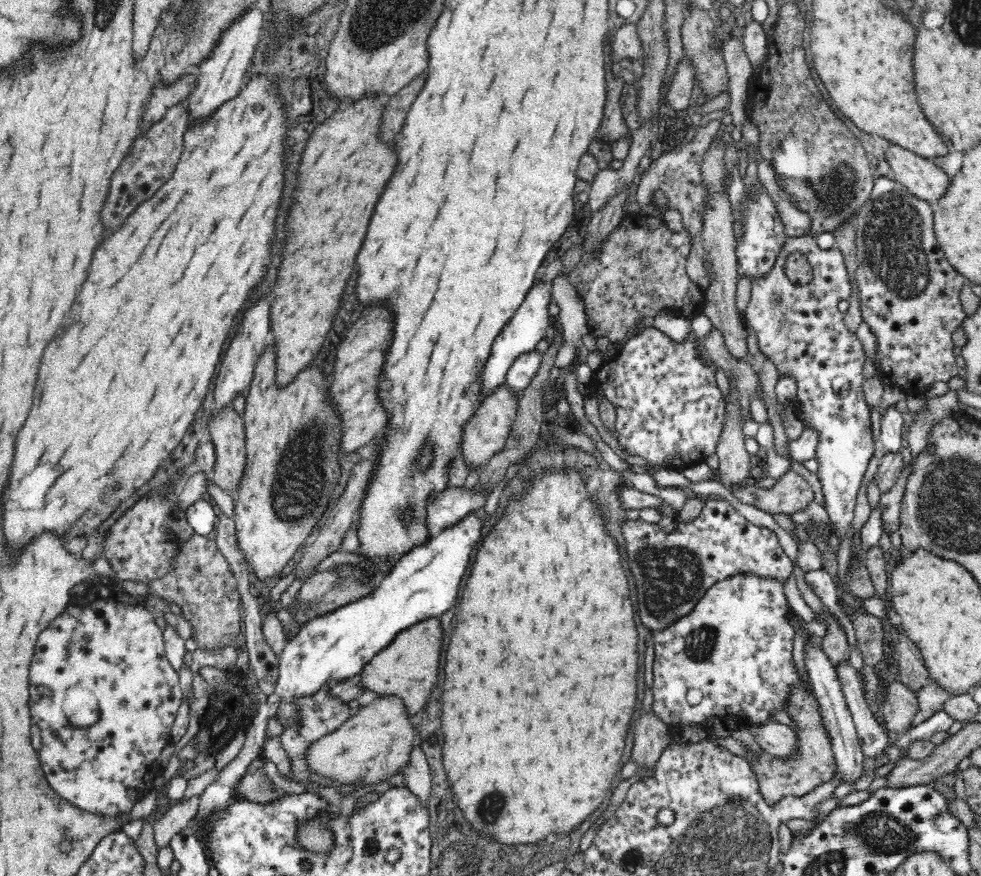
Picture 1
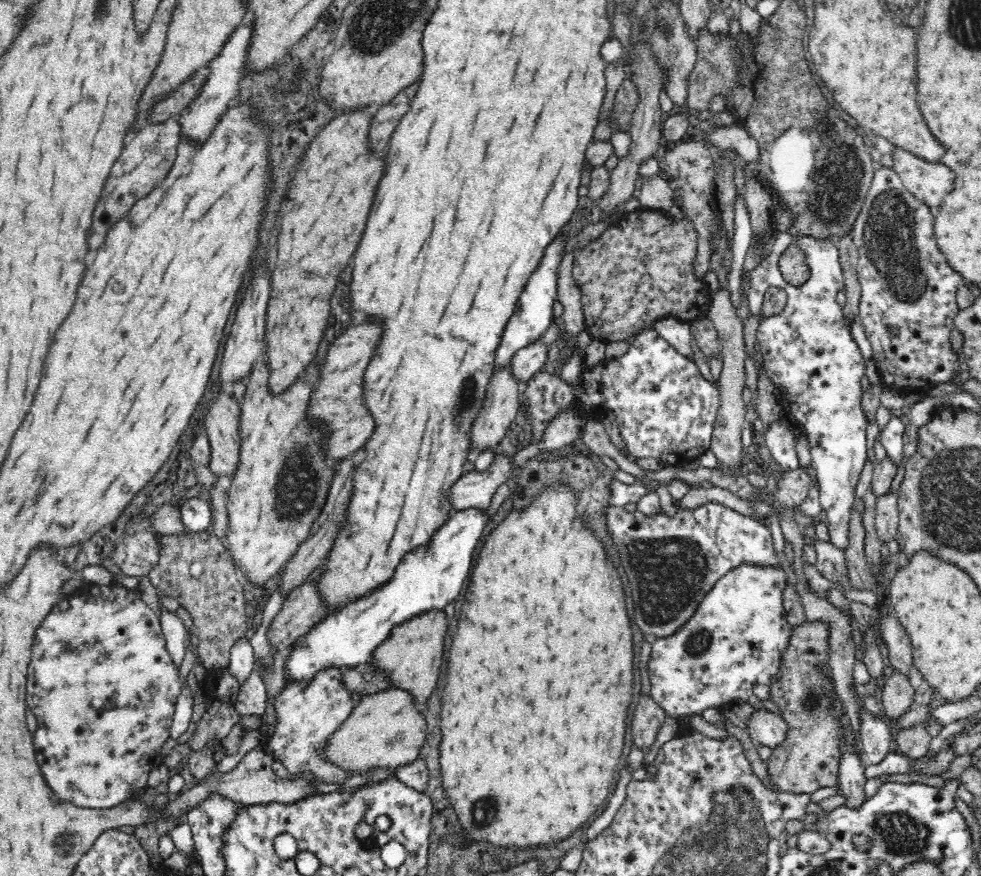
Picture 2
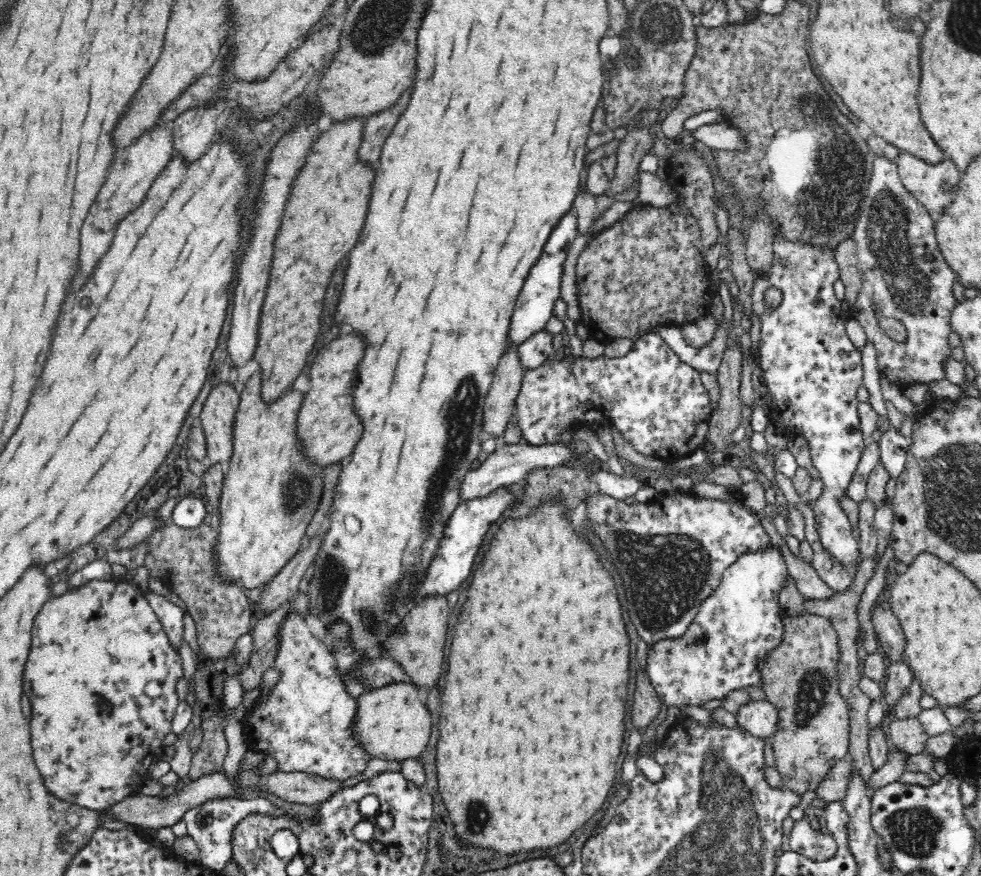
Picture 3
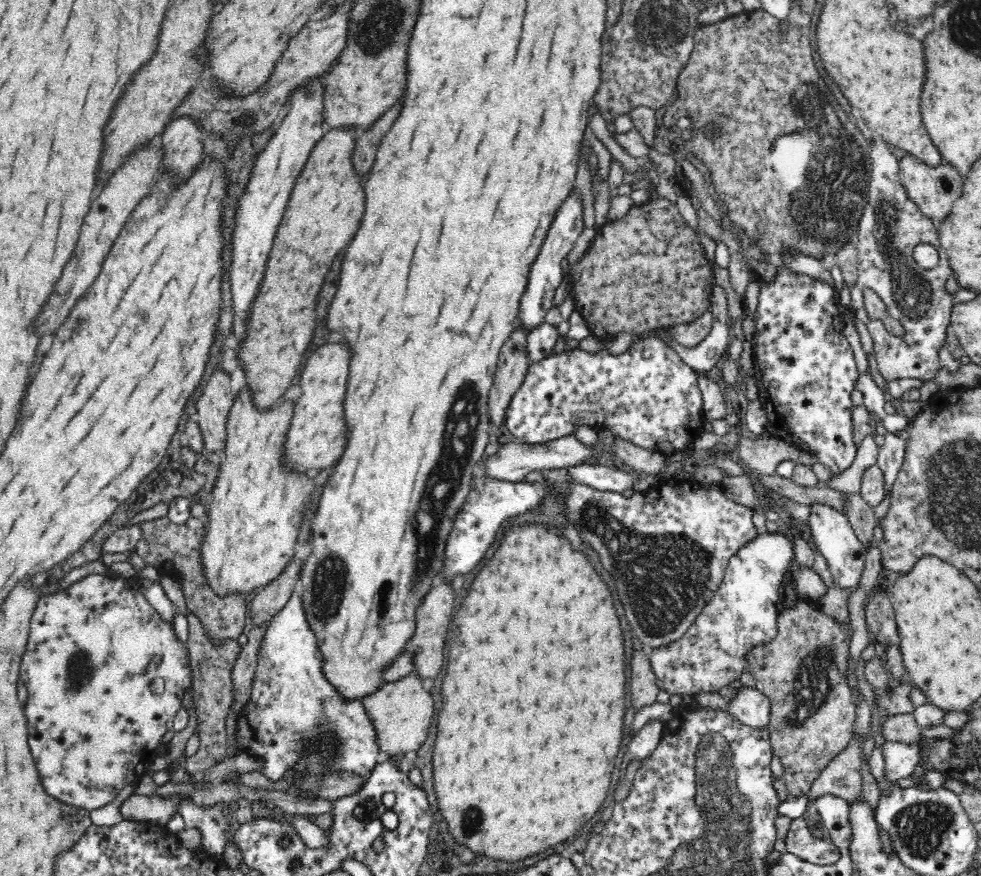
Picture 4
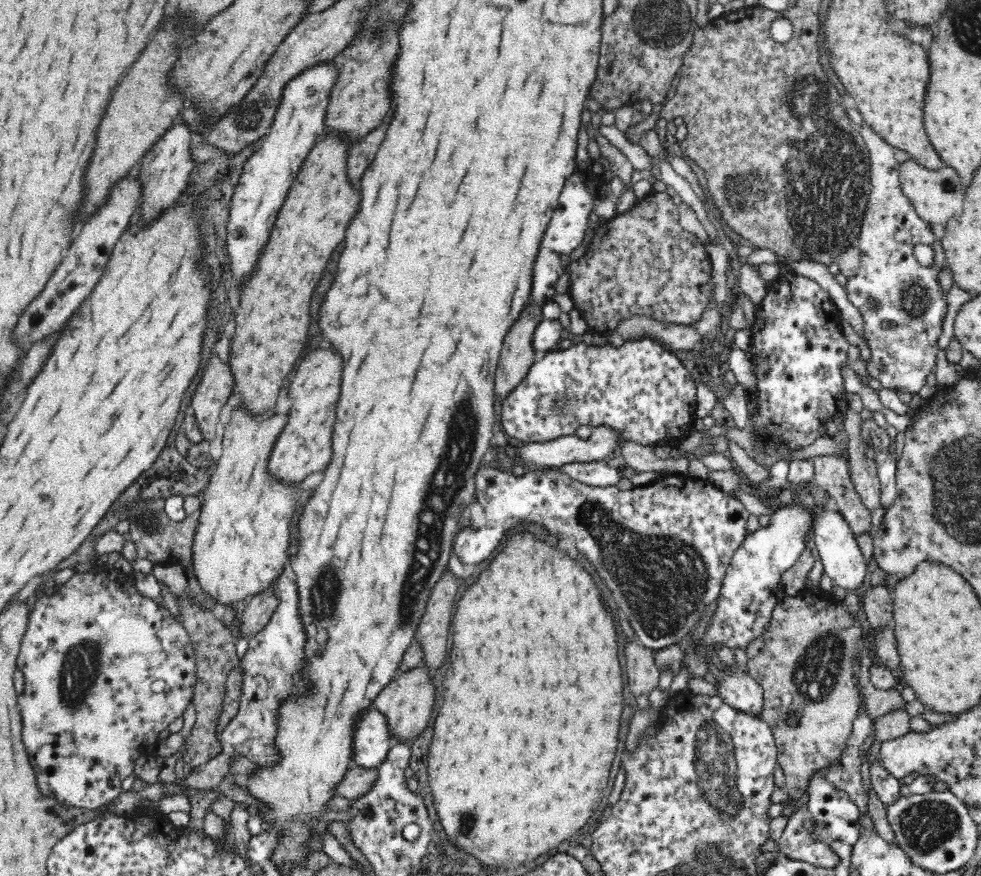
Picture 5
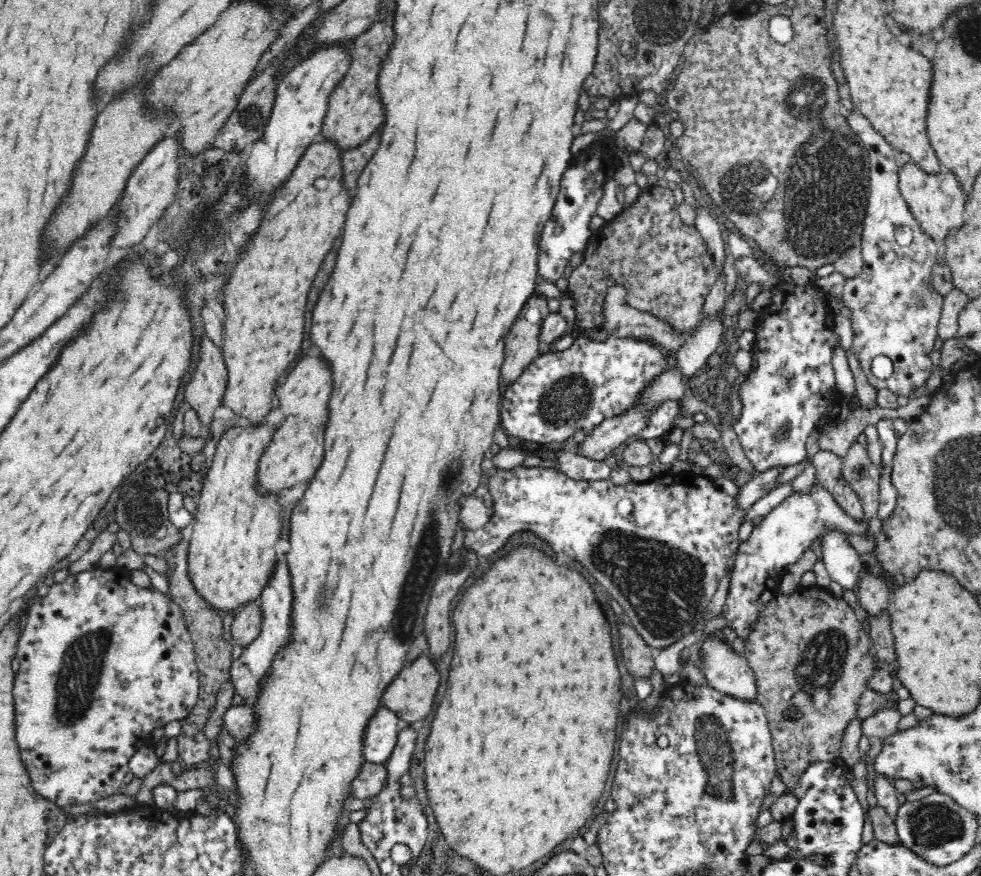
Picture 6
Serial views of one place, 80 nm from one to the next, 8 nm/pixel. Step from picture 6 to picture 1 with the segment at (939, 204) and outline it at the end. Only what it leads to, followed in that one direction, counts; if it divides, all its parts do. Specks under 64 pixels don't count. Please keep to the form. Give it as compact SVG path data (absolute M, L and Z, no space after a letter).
M894 144L885 147L884 156L894 172L894 180L913 196L936 205L946 192L950 178L930 159Z

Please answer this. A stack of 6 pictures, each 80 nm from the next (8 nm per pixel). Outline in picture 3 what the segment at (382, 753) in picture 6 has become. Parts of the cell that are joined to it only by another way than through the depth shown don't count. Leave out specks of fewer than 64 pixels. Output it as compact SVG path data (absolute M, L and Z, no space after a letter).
M296 613L283 622L279 640L275 666L282 677L272 694L264 694L262 702L246 717L243 732L248 749L273 756L282 772L306 772L340 782L362 774L368 759L350 731L357 700L346 689L338 661Z

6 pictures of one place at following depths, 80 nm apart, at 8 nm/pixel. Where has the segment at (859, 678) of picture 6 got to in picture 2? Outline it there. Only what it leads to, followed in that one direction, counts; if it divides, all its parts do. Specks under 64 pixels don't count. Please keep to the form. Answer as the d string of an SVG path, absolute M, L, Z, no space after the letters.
M806 621L804 624L792 627L791 639L789 647L783 654L783 665L781 666L780 680L772 686L772 702L780 707L781 718L787 724L788 736L782 748L776 748L772 751L772 755L768 760L764 761L767 767L768 789L770 791L782 791L799 795L812 794L818 788L825 786L838 785L838 762L840 762L841 748L841 732L838 727L829 696L831 692L828 690L828 682L832 682L832 678L822 678L821 674L817 674L814 669L816 664L823 664L825 670L831 672L828 666L828 624L823 622Z

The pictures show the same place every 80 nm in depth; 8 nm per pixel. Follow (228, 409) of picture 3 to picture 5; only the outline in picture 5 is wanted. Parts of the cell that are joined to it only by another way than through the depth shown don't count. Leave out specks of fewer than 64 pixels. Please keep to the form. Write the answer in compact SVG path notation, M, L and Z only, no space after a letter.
M214 353L202 374L202 382L191 398L191 410L202 431L203 440L209 444L216 438L220 412L233 392L234 377L231 367L222 363Z

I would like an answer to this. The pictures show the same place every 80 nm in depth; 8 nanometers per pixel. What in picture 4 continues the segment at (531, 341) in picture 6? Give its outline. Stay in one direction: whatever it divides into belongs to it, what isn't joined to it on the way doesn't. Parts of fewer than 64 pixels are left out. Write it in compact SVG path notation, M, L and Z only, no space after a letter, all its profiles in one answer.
M515 329L502 346L494 382L488 395L488 420L499 431L514 393L520 388L530 366L526 353L527 332Z

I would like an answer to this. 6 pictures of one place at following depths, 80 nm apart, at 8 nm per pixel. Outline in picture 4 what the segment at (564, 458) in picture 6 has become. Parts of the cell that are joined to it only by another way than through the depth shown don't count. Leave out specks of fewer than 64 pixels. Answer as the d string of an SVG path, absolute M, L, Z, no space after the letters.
M587 463L569 467L570 475L583 485L591 486L599 491L608 491L624 493L627 490L633 490L634 478L622 472L614 470L604 465L588 465Z

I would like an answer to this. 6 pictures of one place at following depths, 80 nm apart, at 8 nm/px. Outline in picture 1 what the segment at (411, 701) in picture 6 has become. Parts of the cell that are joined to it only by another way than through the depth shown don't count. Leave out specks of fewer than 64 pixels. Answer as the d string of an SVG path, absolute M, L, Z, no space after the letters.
M388 695L388 698L376 698L372 704L368 704L366 708L361 708L356 714L352 714L352 716L340 728L337 728L334 732L331 732L331 734L322 736L319 740L310 744L310 747L306 750L306 754L304 754L304 761L306 761L306 771L304 773L314 773L324 778L329 778L331 781L336 782L337 786L340 787L352 785L352 789L350 791L346 793L339 792L341 796L342 794L351 794L362 786L374 786L374 788L378 787L382 789L391 776L394 776L394 774L398 773L406 764L408 764L410 760L410 752L414 744L417 743L419 743L418 730L416 730L416 728L412 725L410 719L408 719L402 700L395 698L394 695Z

